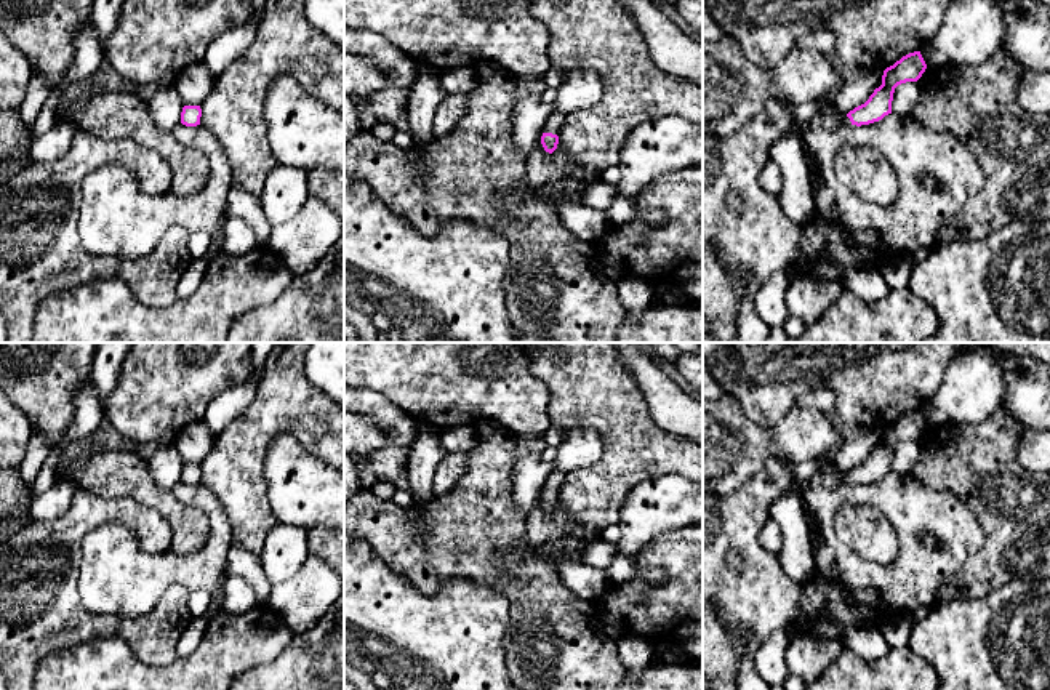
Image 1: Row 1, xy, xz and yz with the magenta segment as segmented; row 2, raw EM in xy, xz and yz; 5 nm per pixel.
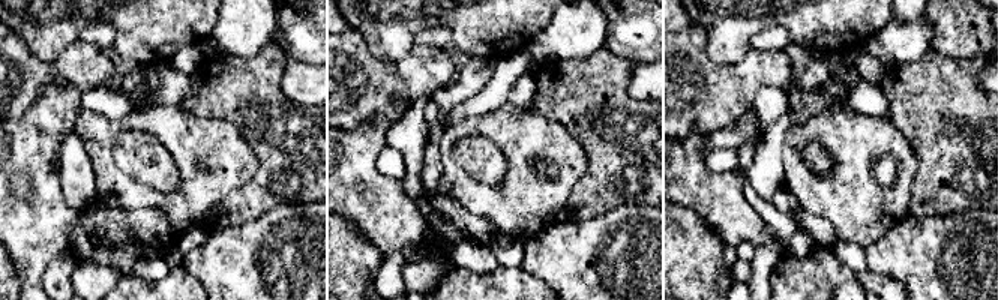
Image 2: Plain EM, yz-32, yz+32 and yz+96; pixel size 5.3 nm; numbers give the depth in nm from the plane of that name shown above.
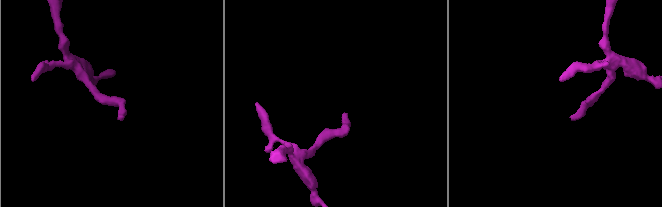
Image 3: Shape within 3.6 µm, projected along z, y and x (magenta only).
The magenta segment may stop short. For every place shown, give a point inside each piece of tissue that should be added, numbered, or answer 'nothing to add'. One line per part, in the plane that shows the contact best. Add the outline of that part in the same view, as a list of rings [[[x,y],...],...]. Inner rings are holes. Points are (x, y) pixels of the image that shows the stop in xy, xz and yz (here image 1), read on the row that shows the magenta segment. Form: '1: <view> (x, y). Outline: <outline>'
1: xz (556, 119). Outline: [[[551,112],[544,126],[543,126],[543,131],[544,133],[552,133],[552,134],[559,134],[559,130],[565,120],[565,114],[562,112]]]

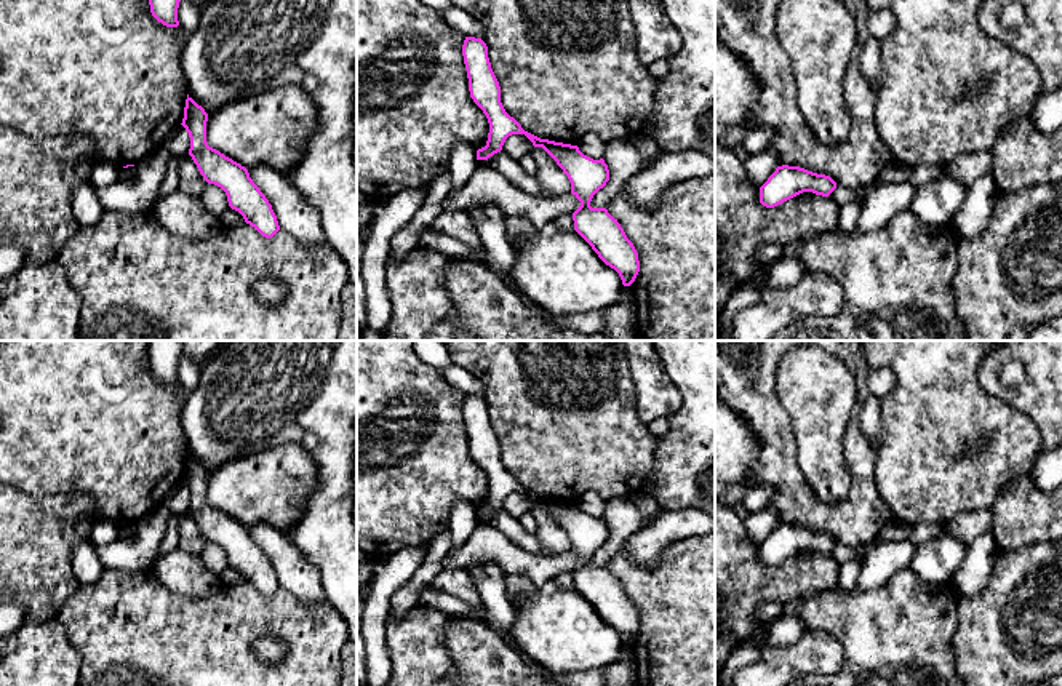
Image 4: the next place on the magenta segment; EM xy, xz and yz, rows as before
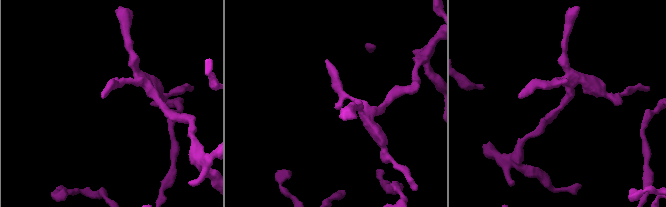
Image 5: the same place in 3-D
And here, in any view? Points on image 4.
nothing to add

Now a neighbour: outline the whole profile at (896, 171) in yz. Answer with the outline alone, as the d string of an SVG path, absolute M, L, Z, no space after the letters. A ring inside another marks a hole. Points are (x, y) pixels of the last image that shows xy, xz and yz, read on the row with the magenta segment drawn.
M892 162L891 165L888 165L880 176L865 187L859 189L859 195L856 203L860 205L864 197L876 185L876 184L892 184L892 182L907 182L908 174L912 171L912 166L905 166L899 162Z

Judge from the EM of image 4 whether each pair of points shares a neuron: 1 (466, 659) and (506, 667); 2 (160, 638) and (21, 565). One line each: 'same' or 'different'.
1: same
2: different

